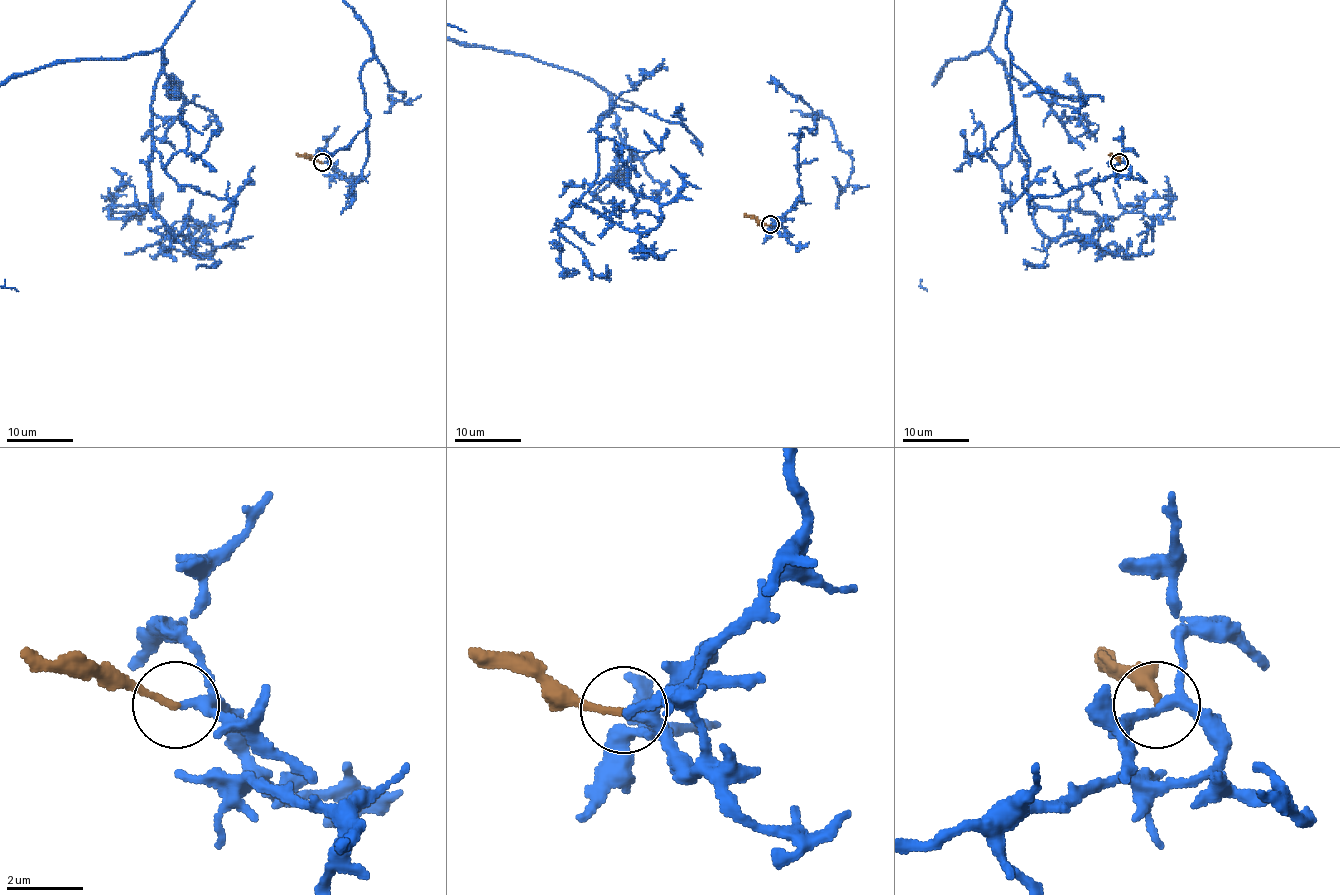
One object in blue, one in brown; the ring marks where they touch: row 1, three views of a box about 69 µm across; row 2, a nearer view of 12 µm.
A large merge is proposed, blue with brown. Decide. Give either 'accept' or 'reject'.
accept

